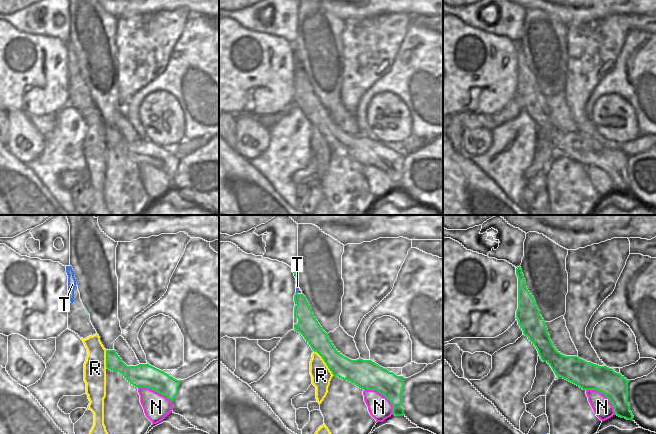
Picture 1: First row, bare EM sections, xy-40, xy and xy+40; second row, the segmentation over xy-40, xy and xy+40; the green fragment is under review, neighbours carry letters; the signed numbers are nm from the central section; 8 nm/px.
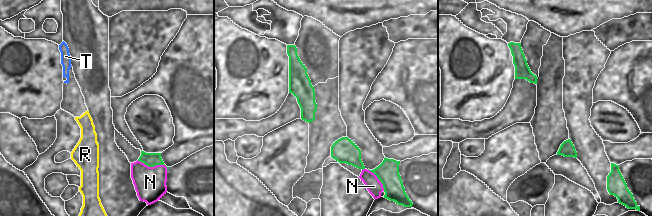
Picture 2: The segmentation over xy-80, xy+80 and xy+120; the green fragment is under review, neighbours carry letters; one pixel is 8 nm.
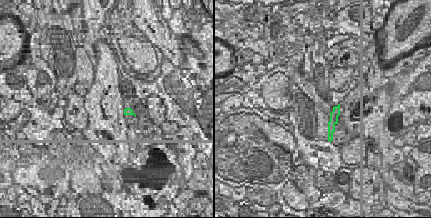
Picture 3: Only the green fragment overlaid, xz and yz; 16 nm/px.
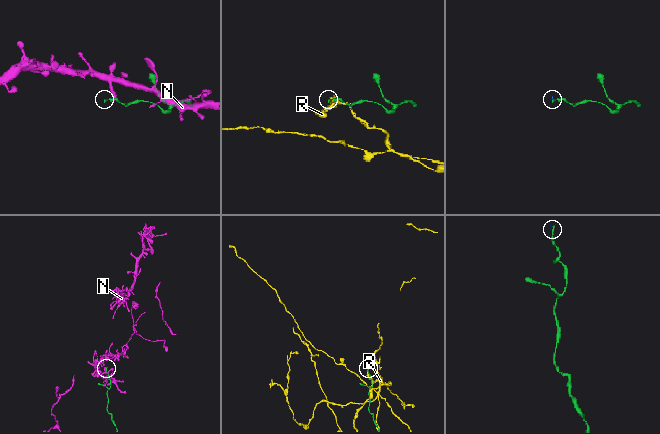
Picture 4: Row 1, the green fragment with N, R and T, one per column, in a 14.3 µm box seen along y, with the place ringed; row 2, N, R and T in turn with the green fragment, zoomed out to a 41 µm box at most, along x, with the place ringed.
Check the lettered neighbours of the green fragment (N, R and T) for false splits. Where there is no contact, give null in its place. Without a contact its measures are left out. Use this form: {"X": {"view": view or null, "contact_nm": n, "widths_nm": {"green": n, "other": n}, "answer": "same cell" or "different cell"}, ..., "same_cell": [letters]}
{"N": {"view": "xy+40", "contact_nm": 320, "widths_nm": {"green": 220, "other": 160}, "answer": "different cell"}, "R": {"view": "xy", "contact_nm": 260, "widths_nm": {"green": 190, "other": 160}, "answer": "different cell"}, "T": {"view": "xy", "contact_nm": 30, "widths_nm": {"green": 170, "other": 20}, "answer": "different cell"}, "same_cell": []}

